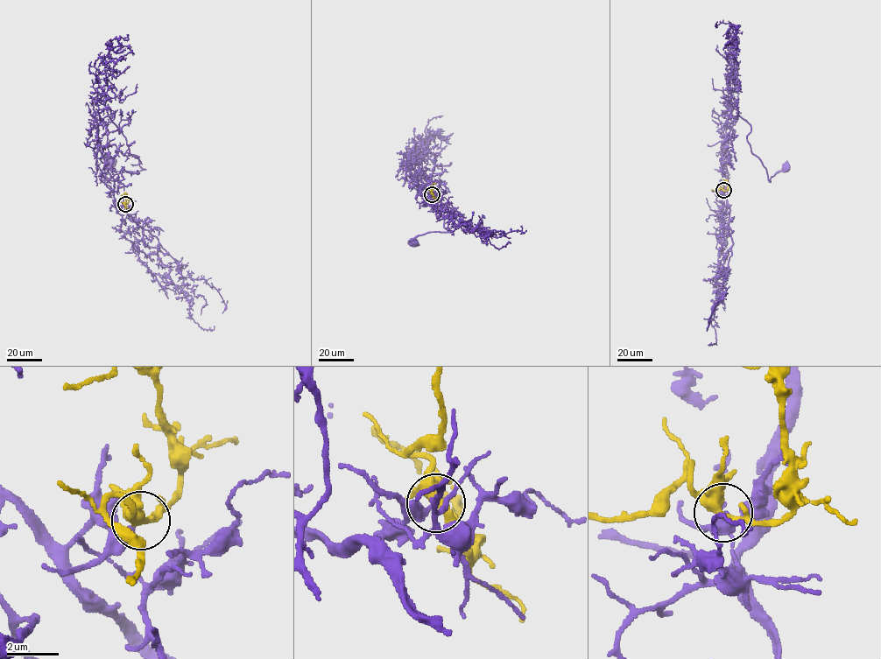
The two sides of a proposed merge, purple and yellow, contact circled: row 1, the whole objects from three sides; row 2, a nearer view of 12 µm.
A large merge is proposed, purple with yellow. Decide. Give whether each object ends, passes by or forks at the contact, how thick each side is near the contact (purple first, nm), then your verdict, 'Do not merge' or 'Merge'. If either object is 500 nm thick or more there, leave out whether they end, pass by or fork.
At the ring purple ends. At the ring yellow forks. Thickness 180 nm (purple) against 320 nm. Merge

